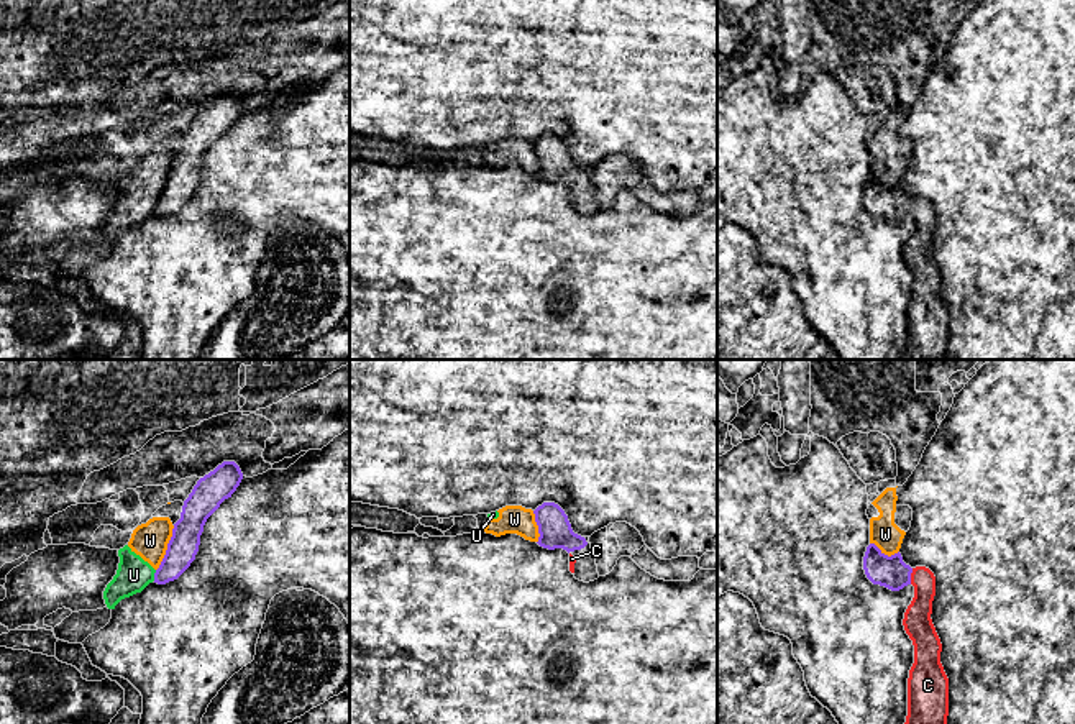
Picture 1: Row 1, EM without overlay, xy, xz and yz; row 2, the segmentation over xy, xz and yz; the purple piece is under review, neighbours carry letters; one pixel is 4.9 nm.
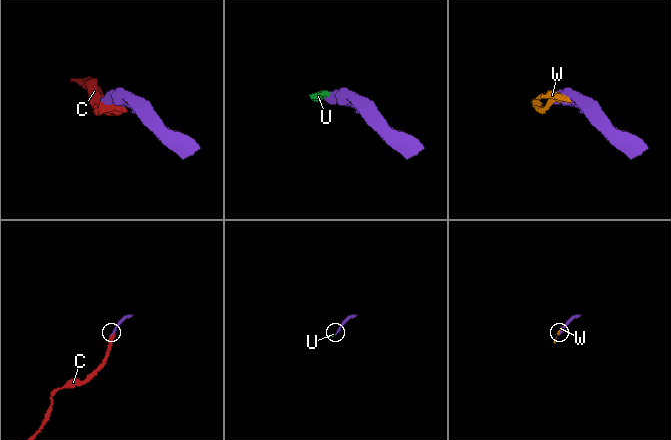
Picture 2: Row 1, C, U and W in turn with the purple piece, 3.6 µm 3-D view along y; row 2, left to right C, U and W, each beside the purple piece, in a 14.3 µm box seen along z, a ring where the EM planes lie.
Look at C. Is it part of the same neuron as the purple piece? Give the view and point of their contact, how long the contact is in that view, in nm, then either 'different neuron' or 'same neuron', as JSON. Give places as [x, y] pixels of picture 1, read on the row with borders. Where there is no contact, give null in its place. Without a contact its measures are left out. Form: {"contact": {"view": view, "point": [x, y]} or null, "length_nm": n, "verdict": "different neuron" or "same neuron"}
{"contact": {"view": "yz", "point": [910, 577]}, "length_nm": 80, "verdict": "same neuron"}

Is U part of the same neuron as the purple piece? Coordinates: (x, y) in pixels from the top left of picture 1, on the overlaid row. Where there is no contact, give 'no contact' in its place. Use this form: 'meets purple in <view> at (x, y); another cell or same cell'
meets purple in xy at (155, 575); another cell

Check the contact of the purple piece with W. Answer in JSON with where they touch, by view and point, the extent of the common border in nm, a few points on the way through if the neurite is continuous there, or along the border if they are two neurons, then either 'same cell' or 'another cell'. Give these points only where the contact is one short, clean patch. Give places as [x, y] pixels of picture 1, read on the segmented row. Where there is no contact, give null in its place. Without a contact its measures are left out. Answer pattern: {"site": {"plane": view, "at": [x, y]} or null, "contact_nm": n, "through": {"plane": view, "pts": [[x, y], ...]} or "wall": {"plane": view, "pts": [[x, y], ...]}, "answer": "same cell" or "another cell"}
{"site": {"plane": "xy", "at": [168, 549]}, "contact_nm": 240, "answer": "another cell"}

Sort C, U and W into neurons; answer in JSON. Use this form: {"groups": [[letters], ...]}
{"groups": [["C"], ["U", "W"]]}

